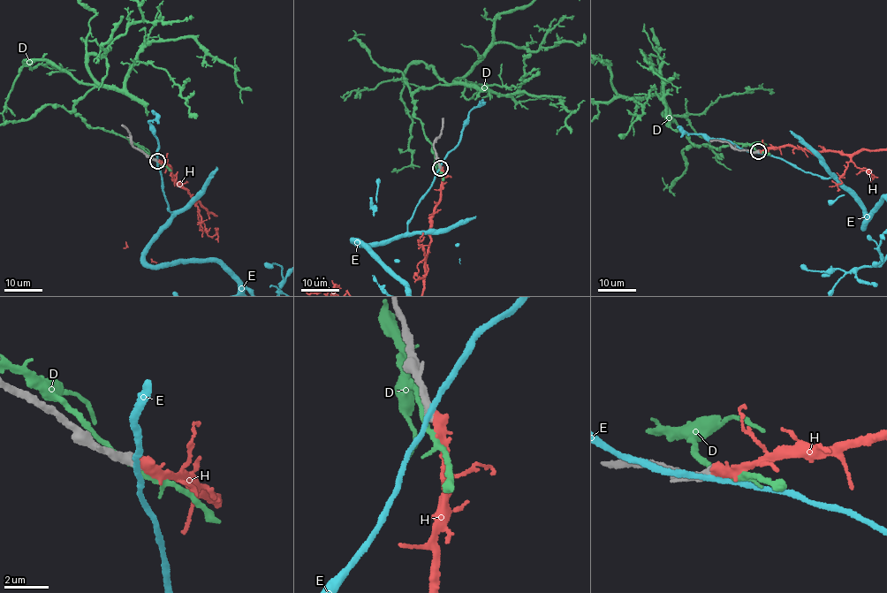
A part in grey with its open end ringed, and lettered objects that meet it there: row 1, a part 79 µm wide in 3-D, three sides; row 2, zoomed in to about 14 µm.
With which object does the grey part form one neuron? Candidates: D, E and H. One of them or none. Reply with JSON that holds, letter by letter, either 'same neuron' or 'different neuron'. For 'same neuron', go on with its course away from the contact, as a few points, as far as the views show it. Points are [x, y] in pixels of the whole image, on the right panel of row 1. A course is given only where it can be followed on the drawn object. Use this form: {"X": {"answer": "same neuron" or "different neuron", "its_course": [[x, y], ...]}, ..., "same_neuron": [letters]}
{"D": {"answer": "different neuron"}, "E": {"answer": "different neuron"}, "H": {"answer": "same neuron"}, "same_neuron": ["H"]}

